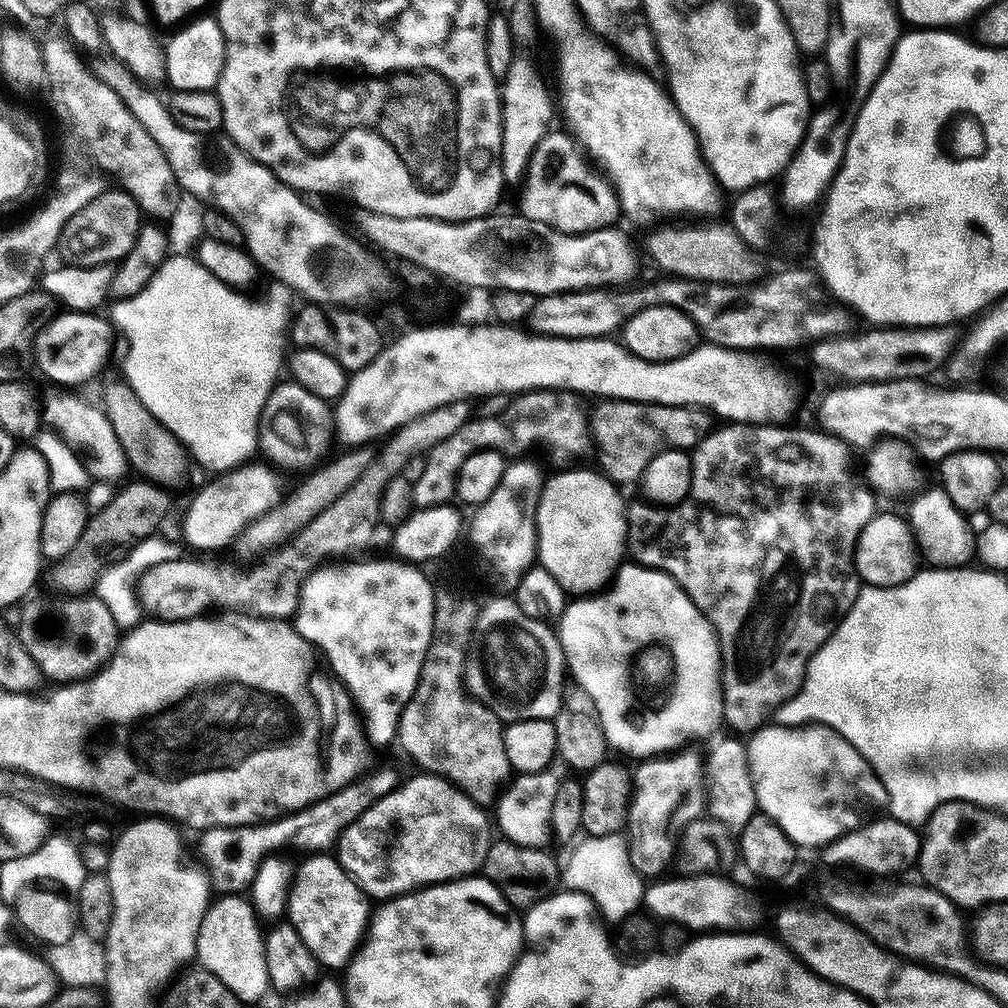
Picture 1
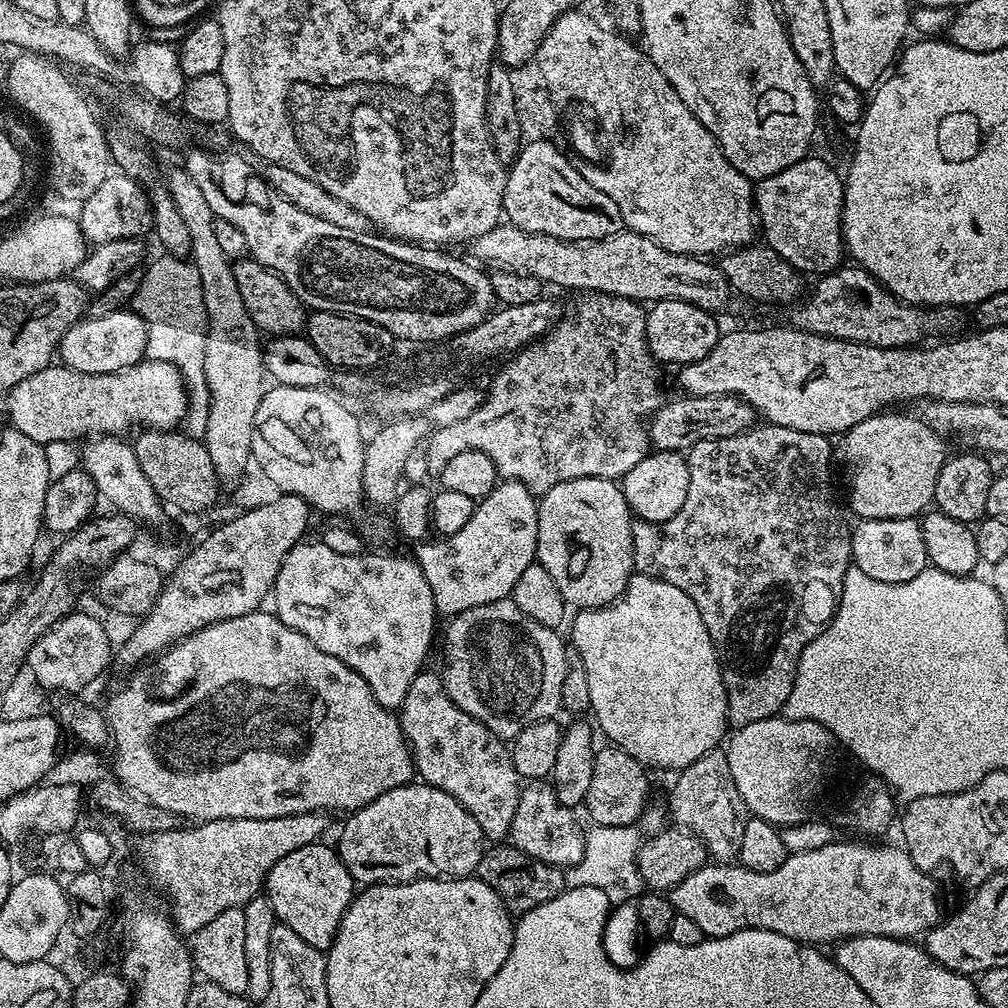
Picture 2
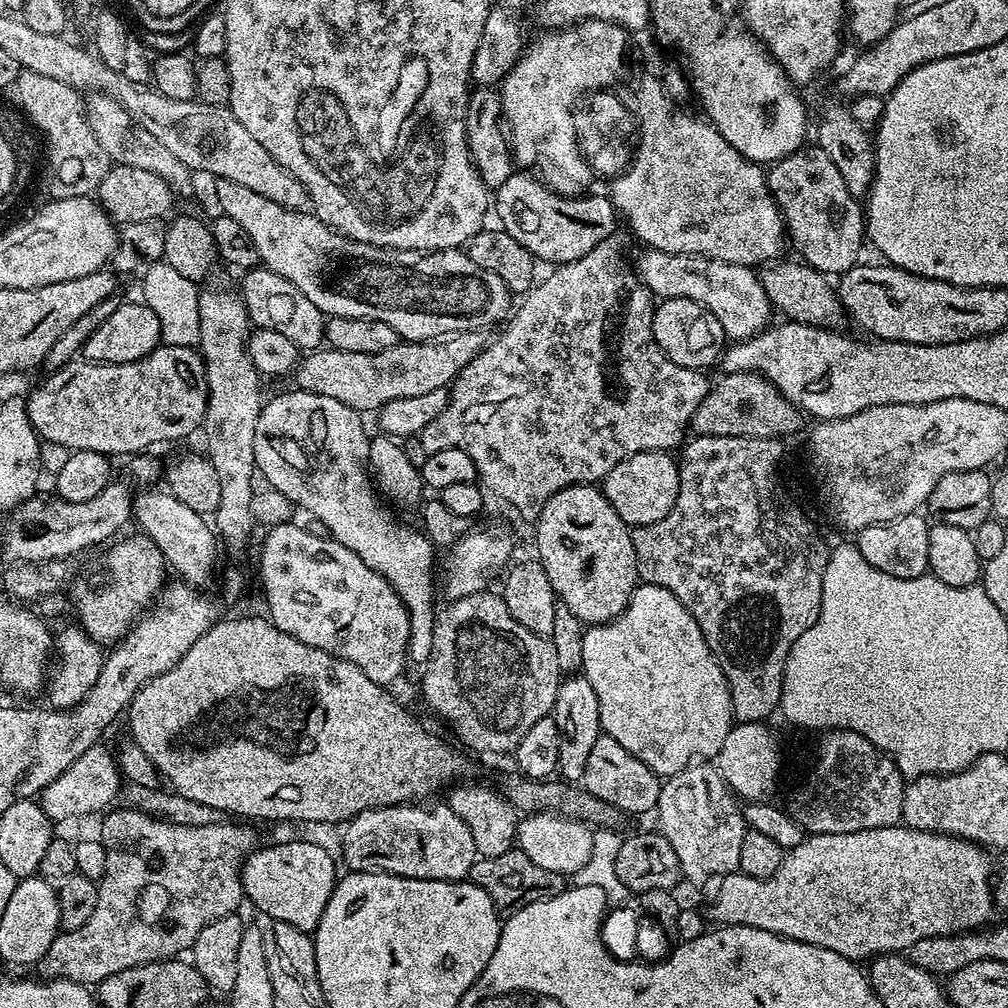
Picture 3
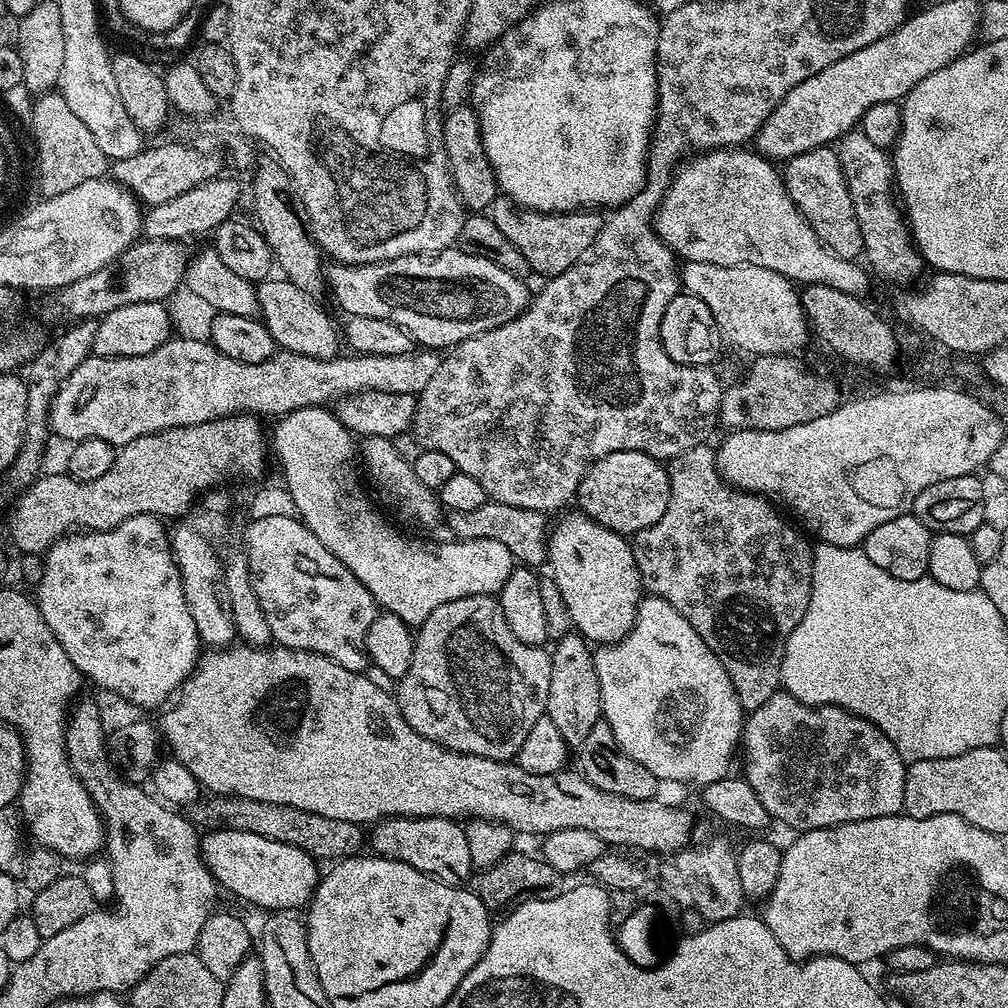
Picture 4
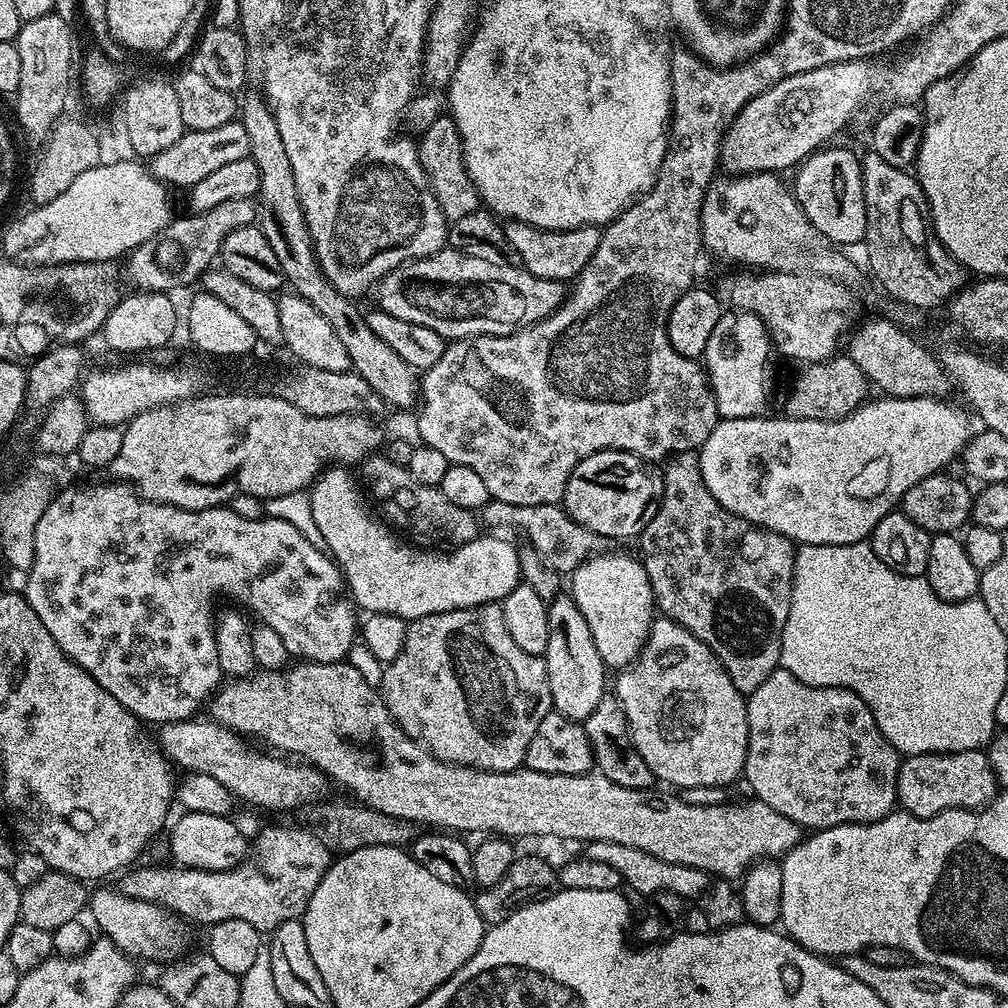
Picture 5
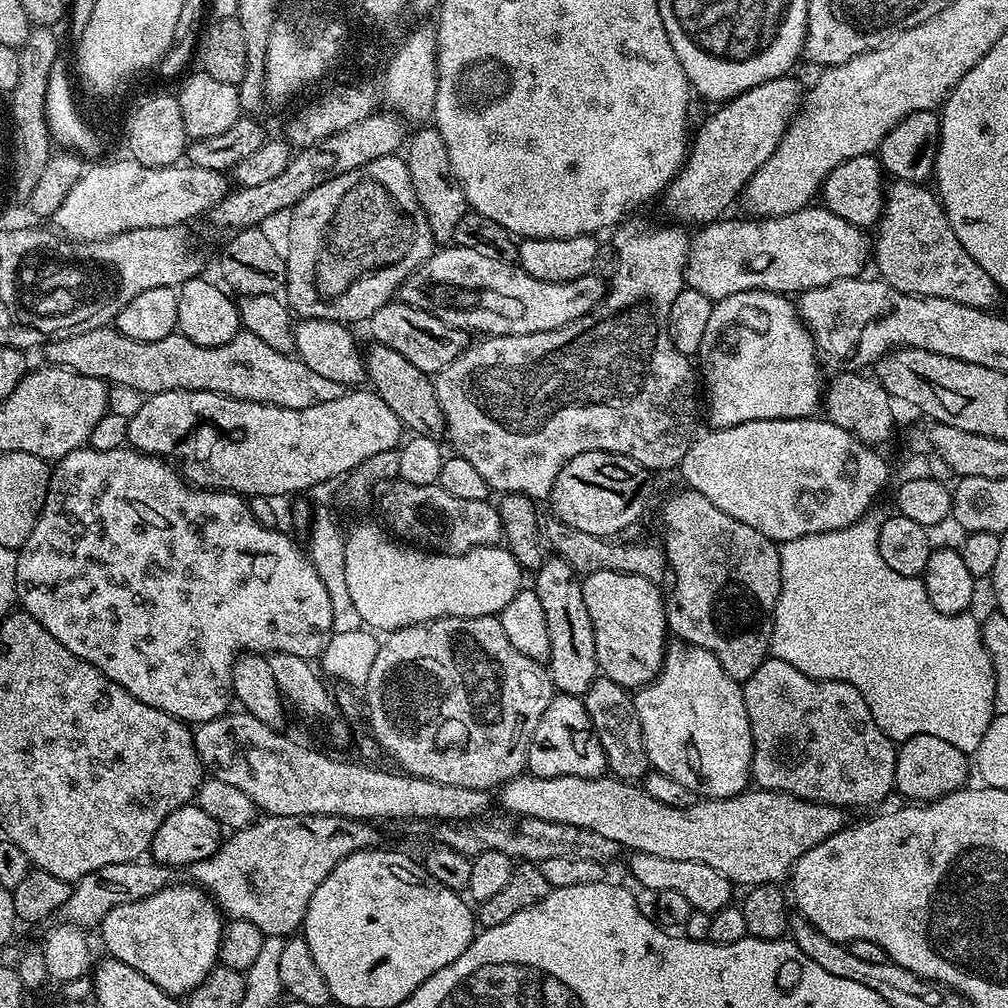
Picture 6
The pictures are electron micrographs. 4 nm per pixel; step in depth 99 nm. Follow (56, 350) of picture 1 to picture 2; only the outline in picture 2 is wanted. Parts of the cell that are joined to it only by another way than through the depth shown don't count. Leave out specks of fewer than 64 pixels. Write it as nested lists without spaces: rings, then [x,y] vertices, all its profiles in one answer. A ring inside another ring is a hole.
[[[125,310],[81,318],[62,338],[58,356],[63,367],[73,368],[82,374],[110,374],[121,372],[140,363],[148,355],[148,327],[139,311]]]

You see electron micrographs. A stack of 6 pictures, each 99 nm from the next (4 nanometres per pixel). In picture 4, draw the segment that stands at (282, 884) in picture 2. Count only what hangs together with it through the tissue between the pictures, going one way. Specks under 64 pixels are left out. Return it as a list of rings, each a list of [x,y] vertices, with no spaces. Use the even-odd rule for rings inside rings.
[[[228,827],[203,833],[200,859],[221,889],[267,910],[300,910],[311,901],[318,883],[317,861],[298,846]]]

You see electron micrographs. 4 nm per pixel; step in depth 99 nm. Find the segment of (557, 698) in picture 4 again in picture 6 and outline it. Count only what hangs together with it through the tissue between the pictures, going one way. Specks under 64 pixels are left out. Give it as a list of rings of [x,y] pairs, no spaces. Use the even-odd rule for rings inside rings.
[[[555,554],[549,555],[543,566],[535,569],[534,576],[536,576],[534,591],[538,594],[538,602],[542,602],[542,611],[546,614],[546,630],[550,633],[550,654],[546,667],[552,676],[553,689],[565,696],[583,697],[598,677],[598,665],[594,646],[594,626],[590,626],[590,614],[586,611],[586,598],[581,577],[562,557]]]

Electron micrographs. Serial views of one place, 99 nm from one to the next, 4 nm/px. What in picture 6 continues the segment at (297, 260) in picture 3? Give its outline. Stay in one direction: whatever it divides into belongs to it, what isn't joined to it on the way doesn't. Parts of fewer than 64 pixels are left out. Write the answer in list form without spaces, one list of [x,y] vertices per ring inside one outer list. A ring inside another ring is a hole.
[[[444,246],[433,251],[425,264],[402,282],[398,296],[403,303],[425,308],[455,328],[488,336],[521,336],[558,330],[604,301],[606,280],[595,271],[574,282],[538,282],[516,264],[482,254],[476,248]]]

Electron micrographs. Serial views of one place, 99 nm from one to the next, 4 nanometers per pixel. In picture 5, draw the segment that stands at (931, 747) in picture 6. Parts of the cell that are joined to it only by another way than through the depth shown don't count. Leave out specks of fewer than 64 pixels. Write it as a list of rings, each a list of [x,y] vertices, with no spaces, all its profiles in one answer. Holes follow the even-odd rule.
[[[987,751],[931,752],[904,756],[898,770],[896,798],[899,807],[918,818],[930,818],[951,808],[983,809],[998,795],[998,783]]]

